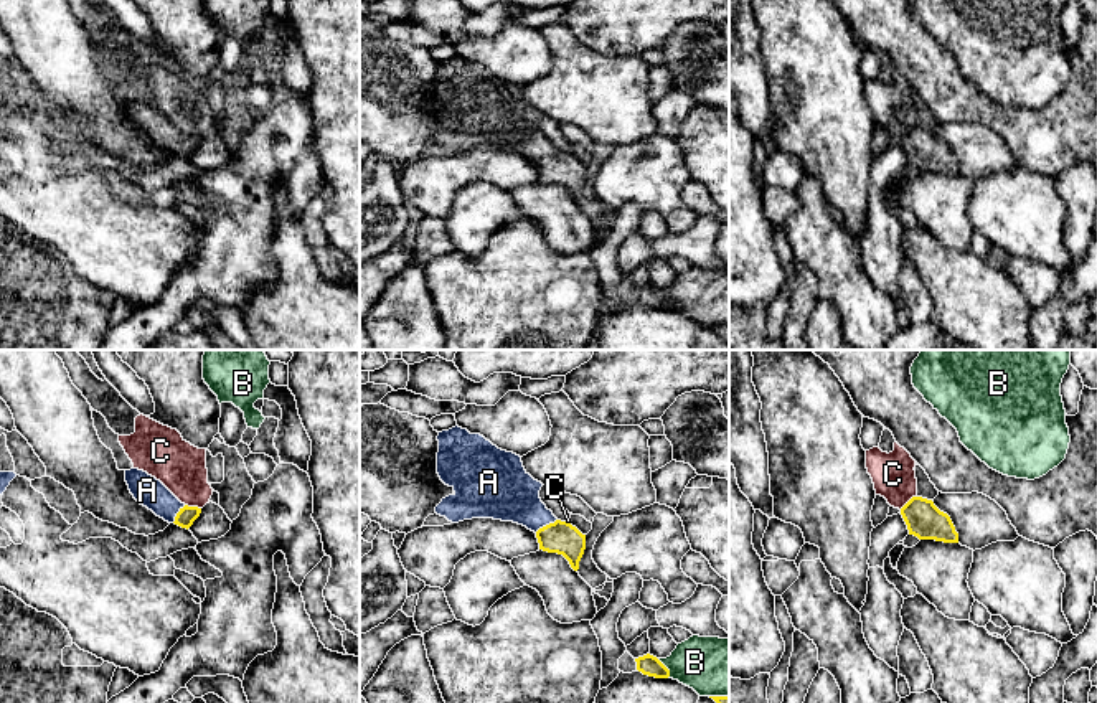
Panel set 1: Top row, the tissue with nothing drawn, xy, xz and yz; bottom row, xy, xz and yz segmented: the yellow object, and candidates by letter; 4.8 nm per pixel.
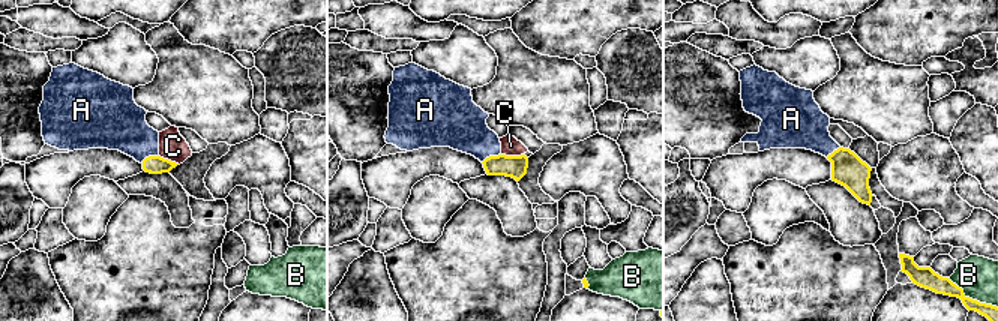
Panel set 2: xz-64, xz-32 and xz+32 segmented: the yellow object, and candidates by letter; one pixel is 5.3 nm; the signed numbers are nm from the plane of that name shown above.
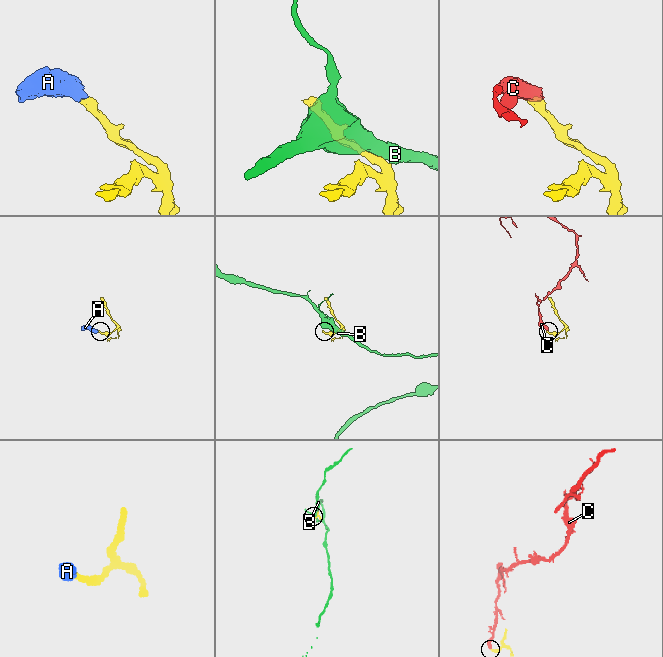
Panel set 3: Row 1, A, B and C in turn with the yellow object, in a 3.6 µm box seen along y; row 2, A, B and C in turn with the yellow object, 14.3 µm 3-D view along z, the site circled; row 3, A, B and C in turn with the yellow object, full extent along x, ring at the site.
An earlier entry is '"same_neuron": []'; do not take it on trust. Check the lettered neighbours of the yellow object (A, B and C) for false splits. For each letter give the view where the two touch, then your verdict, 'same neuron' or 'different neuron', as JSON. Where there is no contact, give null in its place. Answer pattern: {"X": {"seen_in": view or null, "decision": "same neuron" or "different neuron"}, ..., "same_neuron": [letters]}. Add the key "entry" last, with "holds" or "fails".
{"A": {"seen_in": "xz", "decision": "same neuron"}, "B": {"seen_in": "xz", "decision": "different neuron"}, "C": {"seen_in": "yz", "decision": "different neuron"}, "same_neuron": ["A"], "entry": "fails"}

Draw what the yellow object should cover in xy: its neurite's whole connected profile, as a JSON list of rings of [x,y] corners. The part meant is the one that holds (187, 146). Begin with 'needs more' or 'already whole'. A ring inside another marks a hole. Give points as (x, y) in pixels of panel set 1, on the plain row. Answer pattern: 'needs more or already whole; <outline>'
needs more; [[[125,101],[125,112],[140,135],[168,153],[188,160],[201,144],[201,139],[181,134],[160,111],[144,101]]]

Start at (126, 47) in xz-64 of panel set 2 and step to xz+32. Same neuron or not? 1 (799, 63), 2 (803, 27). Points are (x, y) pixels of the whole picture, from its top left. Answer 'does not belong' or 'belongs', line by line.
1: belongs
2: does not belong

